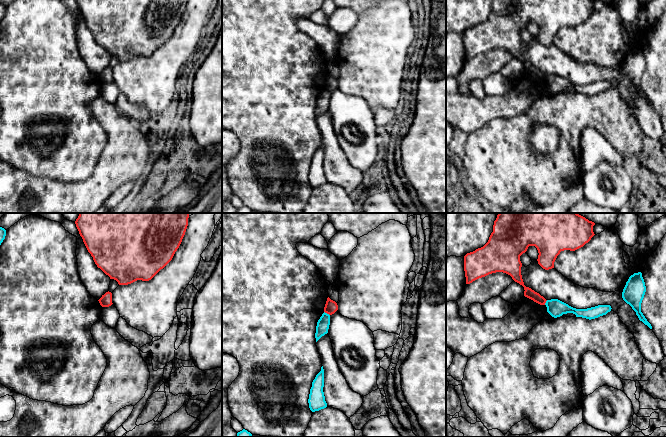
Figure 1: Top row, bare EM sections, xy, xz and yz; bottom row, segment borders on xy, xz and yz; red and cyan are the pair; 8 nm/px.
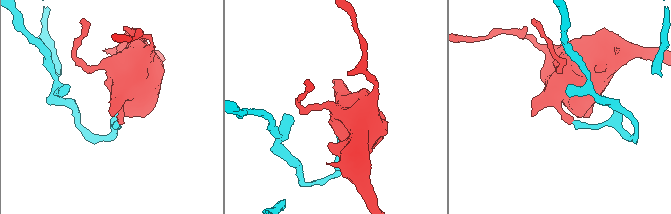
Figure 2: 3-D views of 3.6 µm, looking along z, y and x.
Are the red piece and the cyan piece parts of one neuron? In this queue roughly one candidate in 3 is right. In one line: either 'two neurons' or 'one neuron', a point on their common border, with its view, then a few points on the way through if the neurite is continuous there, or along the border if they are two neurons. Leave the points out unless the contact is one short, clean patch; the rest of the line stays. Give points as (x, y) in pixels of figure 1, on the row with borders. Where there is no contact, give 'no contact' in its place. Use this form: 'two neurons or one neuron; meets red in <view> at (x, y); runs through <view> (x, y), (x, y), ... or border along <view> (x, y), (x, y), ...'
two neurons; meets red in xz at (327, 313); border along xz (324, 311), (329, 315)

